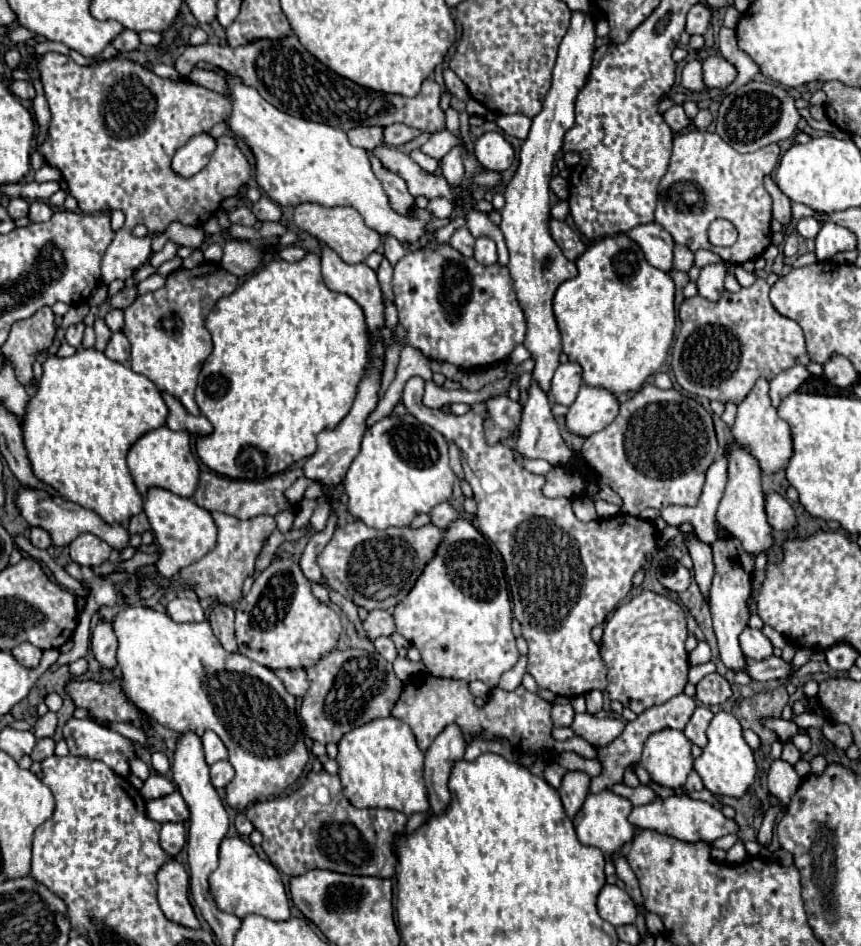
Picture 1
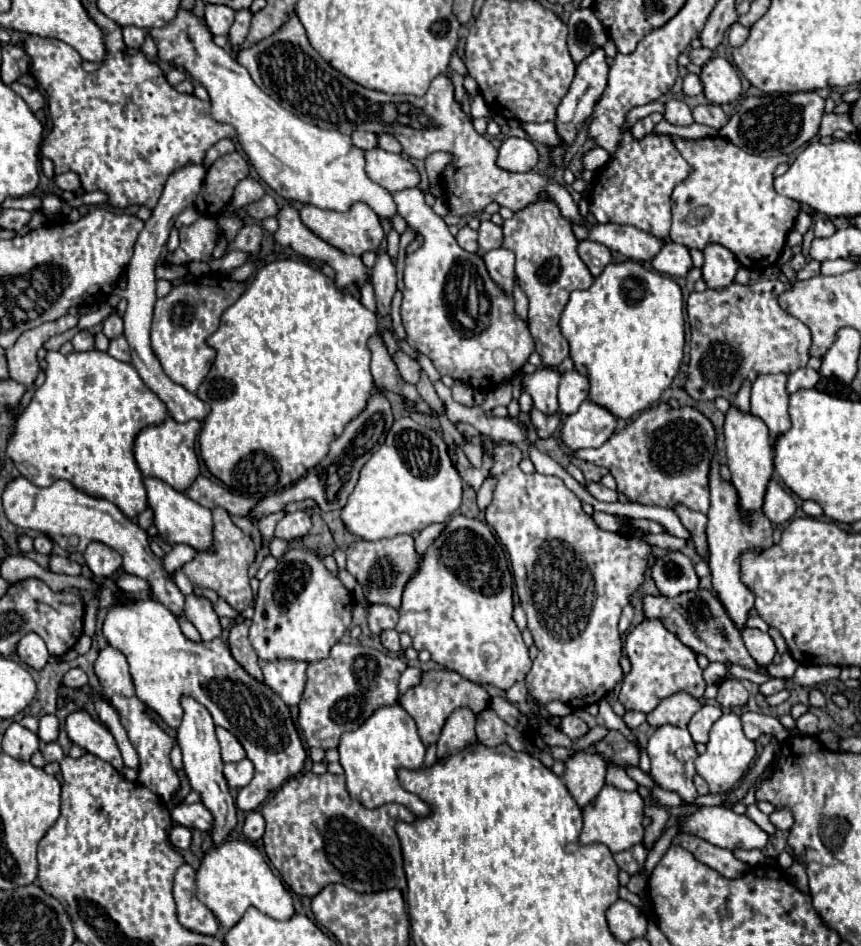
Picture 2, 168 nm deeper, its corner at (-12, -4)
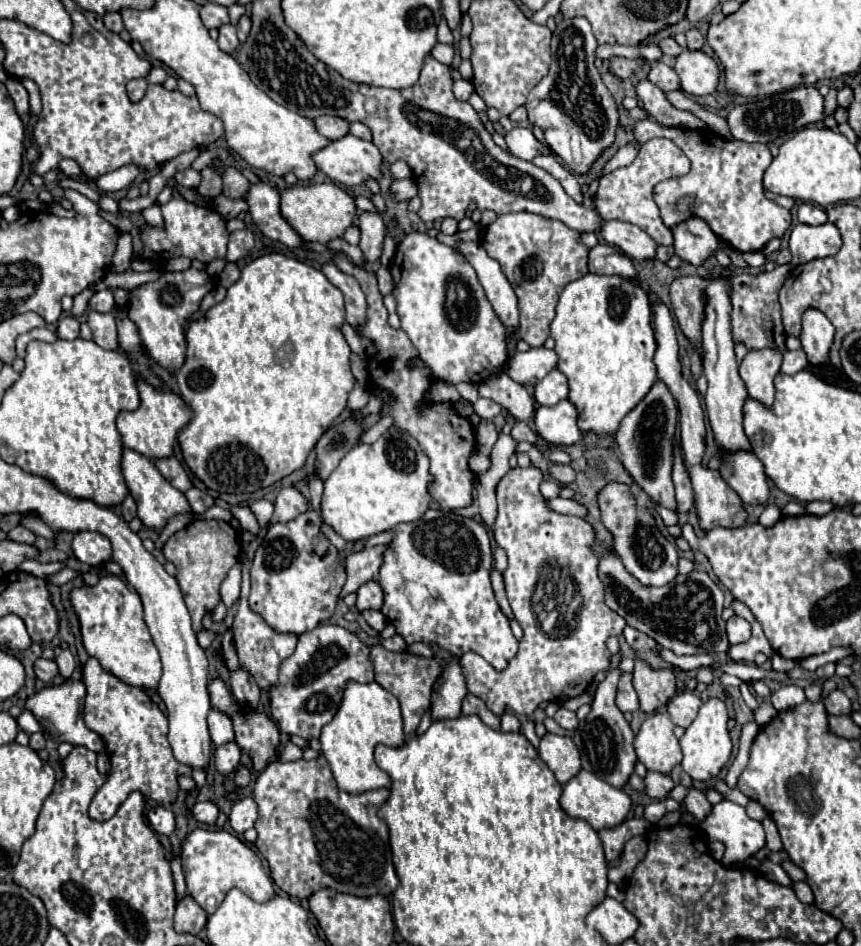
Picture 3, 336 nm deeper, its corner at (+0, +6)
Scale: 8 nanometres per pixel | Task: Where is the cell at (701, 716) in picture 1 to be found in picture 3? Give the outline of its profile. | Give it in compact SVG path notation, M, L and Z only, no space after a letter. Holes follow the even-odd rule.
M681 692L677 694L675 698L671 698L667 702L667 714L669 714L669 720L677 726L683 726L687 728L695 716L697 716L697 710L701 708L701 698L695 694L695 692Z

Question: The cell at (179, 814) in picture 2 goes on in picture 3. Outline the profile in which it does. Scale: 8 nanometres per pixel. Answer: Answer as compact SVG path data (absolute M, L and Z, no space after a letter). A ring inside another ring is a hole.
M197 802L193 806L193 818L203 824L213 826L217 822L217 816L219 816L219 808L213 802Z

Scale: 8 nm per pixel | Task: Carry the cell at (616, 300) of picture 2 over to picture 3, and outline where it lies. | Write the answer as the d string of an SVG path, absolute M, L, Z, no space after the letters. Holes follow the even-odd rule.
M587 274L569 282L561 292L551 338L559 356L557 368L569 380L569 402L577 408L579 430L615 434L621 420L645 398L657 380L653 354L657 348L651 328L647 292L619 276Z

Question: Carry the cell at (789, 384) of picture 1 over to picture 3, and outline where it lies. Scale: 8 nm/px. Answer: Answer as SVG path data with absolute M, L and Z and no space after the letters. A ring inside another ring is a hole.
M801 348L799 350L787 350L787 354L783 356L781 372L783 374L797 374L799 370L805 370L807 366L809 366L809 362L807 362L807 356Z

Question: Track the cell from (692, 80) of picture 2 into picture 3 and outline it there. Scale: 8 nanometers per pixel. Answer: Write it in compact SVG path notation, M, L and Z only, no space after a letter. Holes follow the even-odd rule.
M657 60L655 64L651 64L651 70L647 74L647 80L653 82L655 86L659 86L663 92L669 92L669 90L677 90L679 88L679 76L675 74L673 68L665 66L661 60Z

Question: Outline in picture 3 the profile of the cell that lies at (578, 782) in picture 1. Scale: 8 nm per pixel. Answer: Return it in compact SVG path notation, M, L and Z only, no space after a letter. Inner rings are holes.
M547 732L539 742L539 756L551 768L559 784L567 784L581 768L579 750L567 736Z

